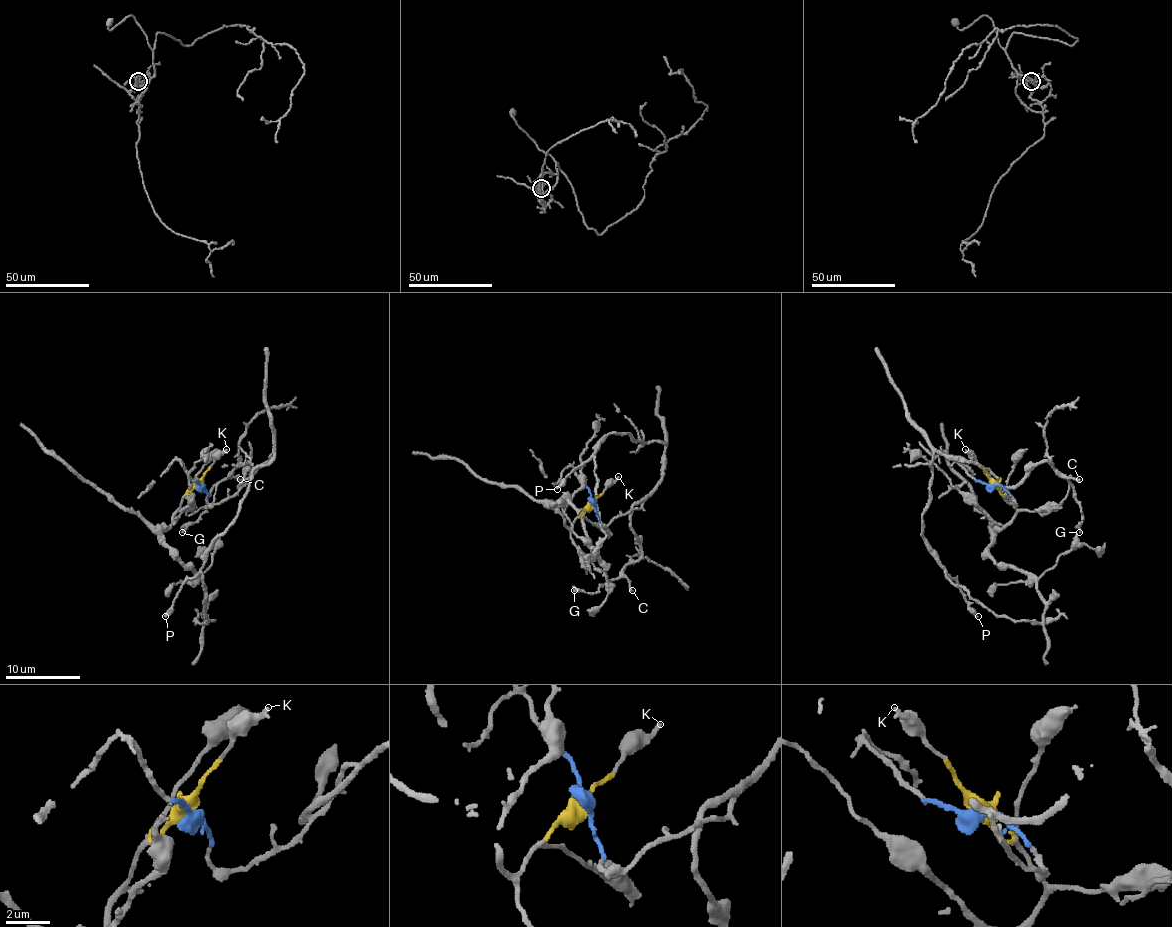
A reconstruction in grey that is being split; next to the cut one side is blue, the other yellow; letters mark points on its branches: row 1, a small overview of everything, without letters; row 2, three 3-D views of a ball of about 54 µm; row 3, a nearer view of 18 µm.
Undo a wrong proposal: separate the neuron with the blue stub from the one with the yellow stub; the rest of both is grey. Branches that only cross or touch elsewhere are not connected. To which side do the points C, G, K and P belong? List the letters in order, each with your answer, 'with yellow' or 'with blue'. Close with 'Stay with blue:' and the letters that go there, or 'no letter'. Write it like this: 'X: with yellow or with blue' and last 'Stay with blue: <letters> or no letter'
C: with blue
G: with blue
K: with yellow
P: with blue
Stay with blue: C, G, P

